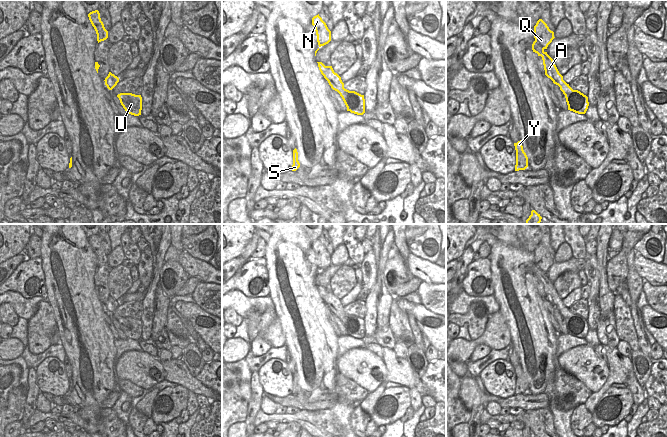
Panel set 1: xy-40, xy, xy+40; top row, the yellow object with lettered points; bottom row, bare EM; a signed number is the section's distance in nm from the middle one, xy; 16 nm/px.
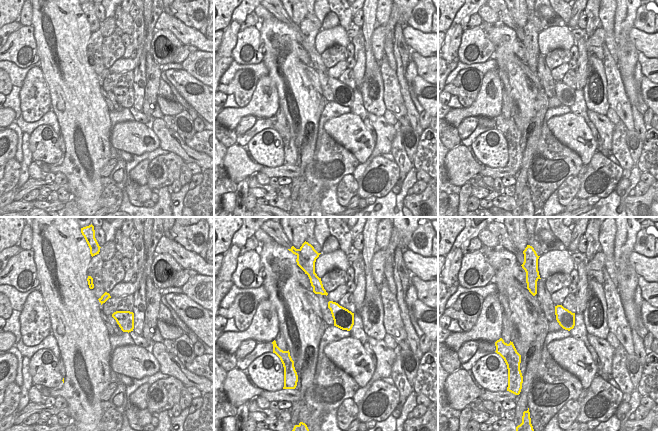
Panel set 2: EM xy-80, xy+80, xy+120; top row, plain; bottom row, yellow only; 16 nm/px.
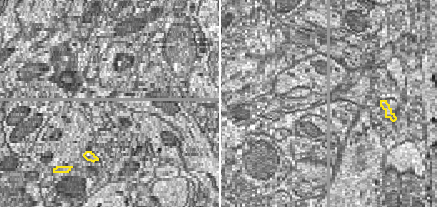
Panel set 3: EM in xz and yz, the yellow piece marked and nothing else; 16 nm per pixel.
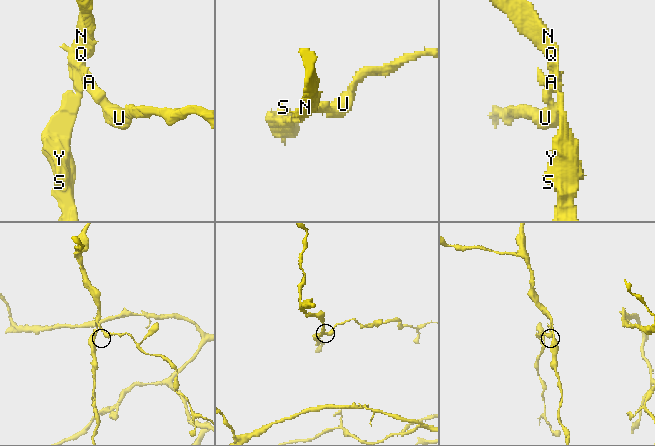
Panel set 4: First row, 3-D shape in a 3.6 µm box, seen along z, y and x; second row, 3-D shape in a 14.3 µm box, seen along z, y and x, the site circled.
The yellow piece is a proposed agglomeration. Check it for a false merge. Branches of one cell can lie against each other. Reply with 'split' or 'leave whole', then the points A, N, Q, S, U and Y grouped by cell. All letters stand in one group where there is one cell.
split; groups A N Q S Y / U

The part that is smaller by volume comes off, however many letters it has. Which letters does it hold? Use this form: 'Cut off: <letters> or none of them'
Cut off: U

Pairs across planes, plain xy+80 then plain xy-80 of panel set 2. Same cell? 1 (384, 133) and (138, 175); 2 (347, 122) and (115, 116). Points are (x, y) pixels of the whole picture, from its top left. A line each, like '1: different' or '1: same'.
1: same
2: different

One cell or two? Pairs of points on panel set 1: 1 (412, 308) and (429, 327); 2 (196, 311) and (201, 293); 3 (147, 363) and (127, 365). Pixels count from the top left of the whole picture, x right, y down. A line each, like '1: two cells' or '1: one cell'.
1: one cell
2: two cells
3: one cell

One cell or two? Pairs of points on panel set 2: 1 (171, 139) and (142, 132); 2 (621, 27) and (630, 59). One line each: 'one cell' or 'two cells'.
1: two cells
2: one cell

